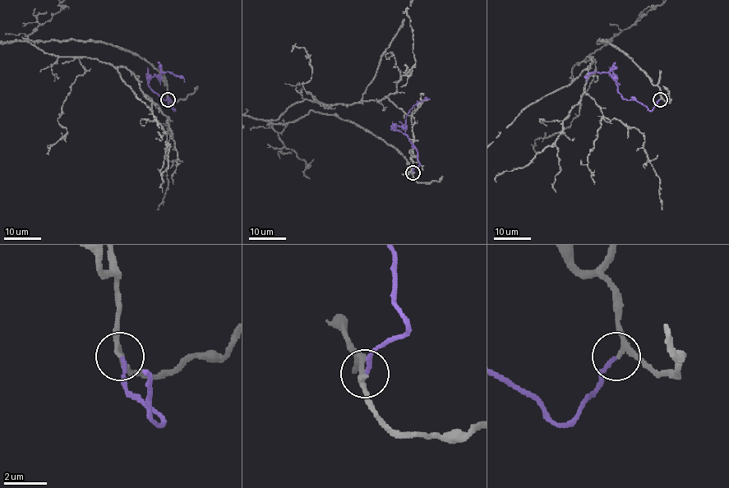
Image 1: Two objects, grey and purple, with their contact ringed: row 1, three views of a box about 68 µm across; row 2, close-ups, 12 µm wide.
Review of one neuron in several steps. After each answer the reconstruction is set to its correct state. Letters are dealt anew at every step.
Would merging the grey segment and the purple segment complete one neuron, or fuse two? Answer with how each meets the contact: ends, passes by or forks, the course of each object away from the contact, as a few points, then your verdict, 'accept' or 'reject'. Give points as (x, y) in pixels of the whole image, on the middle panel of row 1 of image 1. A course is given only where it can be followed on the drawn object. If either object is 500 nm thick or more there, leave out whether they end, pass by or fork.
grey passes by; purple ends; course grey (412, 172), (393, 147), (334, 115), (311, 110), (271, 122), (305, 99), (359, 101); course purple (412, 172), (420, 163), (418, 152), (408, 137), (393, 129), (405, 123), (408, 112), (419, 101), (430, 99); accept

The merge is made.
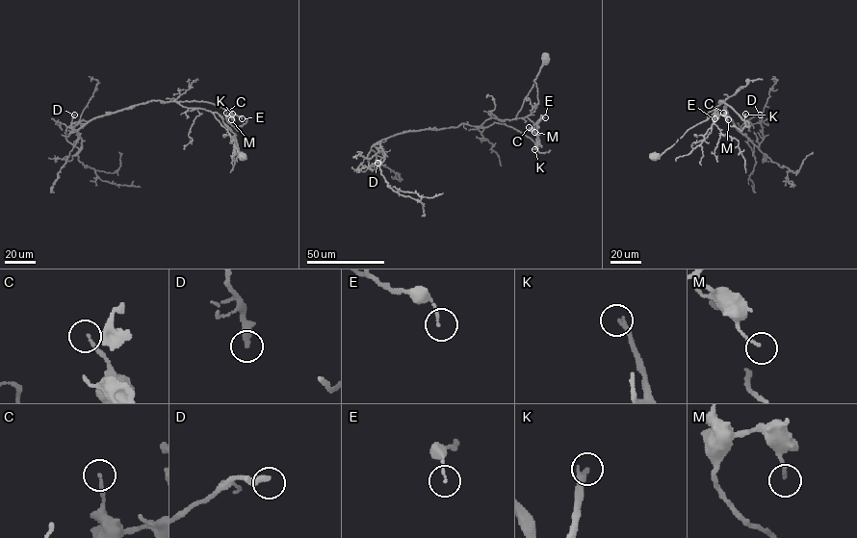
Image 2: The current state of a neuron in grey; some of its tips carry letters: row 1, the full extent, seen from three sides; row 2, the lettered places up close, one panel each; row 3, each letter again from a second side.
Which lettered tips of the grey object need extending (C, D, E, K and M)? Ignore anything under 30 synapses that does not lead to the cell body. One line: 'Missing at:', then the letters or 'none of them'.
Missing at: D, K

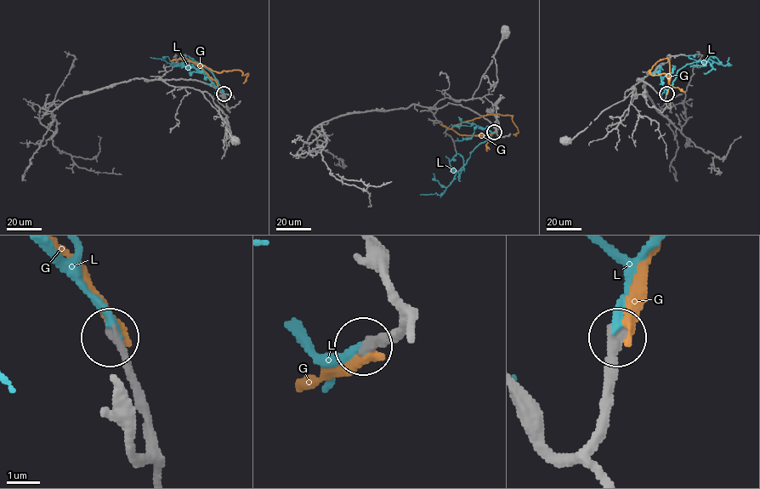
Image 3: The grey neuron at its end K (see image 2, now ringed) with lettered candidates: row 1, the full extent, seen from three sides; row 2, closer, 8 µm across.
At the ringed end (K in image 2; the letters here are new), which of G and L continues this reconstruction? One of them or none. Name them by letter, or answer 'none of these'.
L

